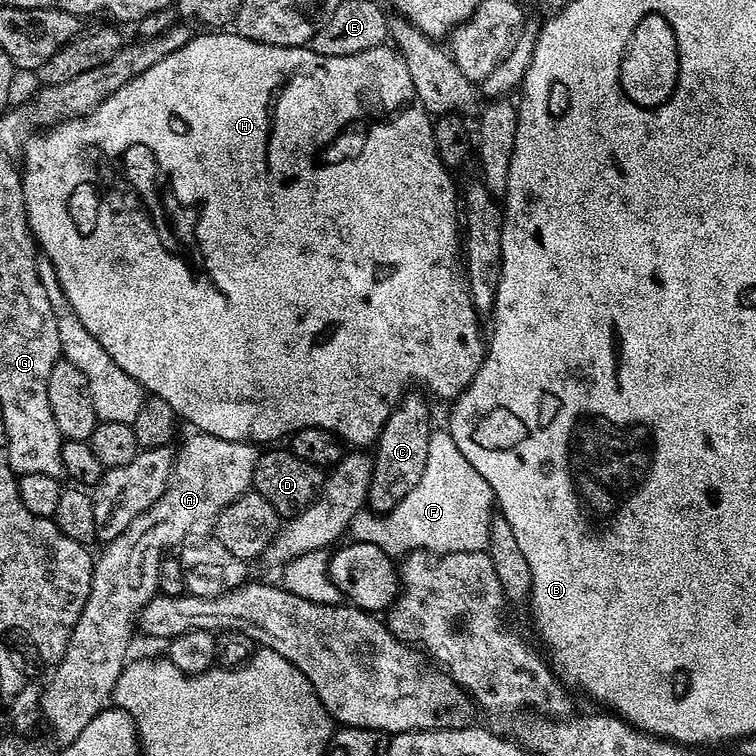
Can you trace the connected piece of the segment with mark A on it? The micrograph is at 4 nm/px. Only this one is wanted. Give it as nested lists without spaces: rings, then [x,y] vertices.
[[[193,431],[192,436],[188,436],[184,440],[184,445],[174,452],[174,459],[172,462],[172,477],[168,479],[168,485],[164,492],[158,498],[158,502],[154,502],[152,506],[146,509],[142,514],[138,514],[138,518],[134,518],[134,522],[130,522],[130,526],[126,526],[126,530],[118,538],[107,541],[103,545],[104,553],[101,556],[95,557],[92,566],[92,589],[90,590],[90,598],[86,598],[86,606],[82,606],[82,614],[78,618],[78,622],[74,626],[74,630],[70,634],[70,642],[66,646],[66,654],[60,659],[59,664],[51,669],[52,677],[48,680],[48,685],[43,685],[40,694],[40,715],[43,723],[48,723],[53,728],[52,740],[56,743],[57,749],[62,749],[70,742],[74,742],[74,738],[78,738],[81,730],[91,722],[93,718],[103,712],[106,705],[109,703],[110,697],[115,693],[116,682],[120,677],[120,672],[126,663],[124,655],[128,652],[128,643],[132,640],[132,628],[134,632],[134,621],[137,619],[140,607],[142,607],[150,597],[157,595],[158,592],[158,570],[160,569],[161,560],[165,559],[167,548],[173,550],[179,549],[185,542],[191,541],[193,538],[204,538],[213,531],[214,521],[216,515],[226,506],[230,506],[230,502],[234,502],[245,492],[252,488],[252,479],[254,478],[254,466],[258,462],[261,449],[255,444],[249,444],[247,440],[227,440],[226,438],[214,438],[205,432]]]

